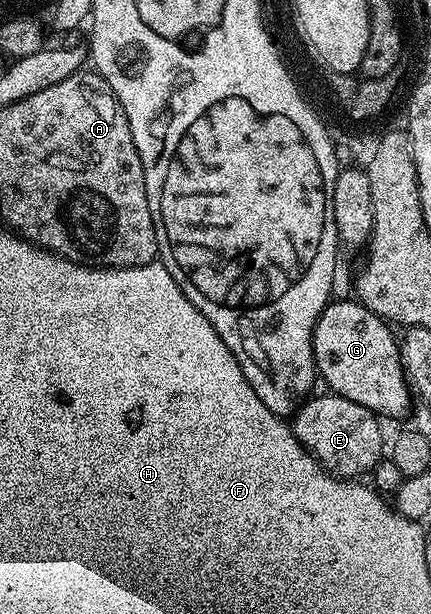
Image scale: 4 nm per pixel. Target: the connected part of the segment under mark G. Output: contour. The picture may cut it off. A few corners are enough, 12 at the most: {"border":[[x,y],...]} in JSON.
{"border":[[329,301],[312,333],[331,393],[381,419],[414,394],[393,327]]}

